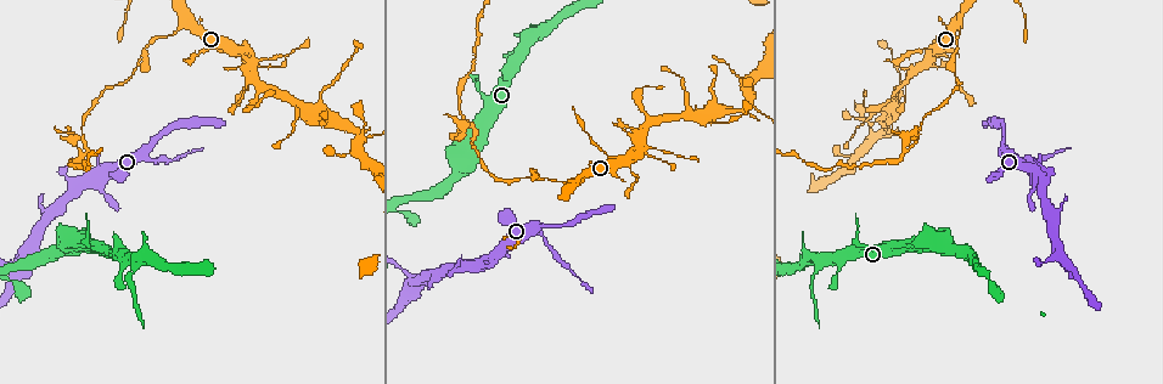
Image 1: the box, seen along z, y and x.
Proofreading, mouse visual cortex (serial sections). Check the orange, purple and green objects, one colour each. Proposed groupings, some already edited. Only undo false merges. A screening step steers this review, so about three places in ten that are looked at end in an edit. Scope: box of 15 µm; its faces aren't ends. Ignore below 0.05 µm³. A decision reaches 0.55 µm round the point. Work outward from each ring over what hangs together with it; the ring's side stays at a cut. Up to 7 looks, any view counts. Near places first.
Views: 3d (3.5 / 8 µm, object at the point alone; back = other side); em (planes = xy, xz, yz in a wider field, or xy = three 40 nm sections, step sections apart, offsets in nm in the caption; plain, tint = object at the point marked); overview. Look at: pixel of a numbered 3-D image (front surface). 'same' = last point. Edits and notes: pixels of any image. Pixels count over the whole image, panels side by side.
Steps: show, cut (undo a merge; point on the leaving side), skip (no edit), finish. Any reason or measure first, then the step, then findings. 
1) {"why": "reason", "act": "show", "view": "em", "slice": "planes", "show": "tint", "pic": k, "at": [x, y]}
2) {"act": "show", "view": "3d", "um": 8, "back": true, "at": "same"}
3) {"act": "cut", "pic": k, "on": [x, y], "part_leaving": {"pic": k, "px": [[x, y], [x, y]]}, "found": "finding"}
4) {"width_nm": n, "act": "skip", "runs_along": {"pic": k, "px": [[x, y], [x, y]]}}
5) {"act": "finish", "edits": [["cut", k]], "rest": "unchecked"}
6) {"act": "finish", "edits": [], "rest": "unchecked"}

{"why": "four or more arms meet", "act": "show", "view": "3d", "um": 3.5, "back": true, "pic": 1, "at": [627, 162]}

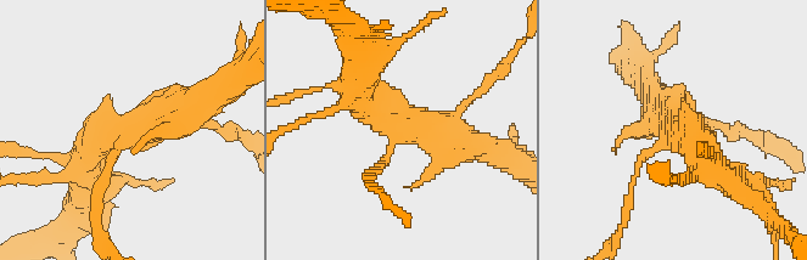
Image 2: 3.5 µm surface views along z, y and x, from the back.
{"why": "need the tissue", "act": "show", "view": "em", "slice": "xy", "step": 5, "show": "tint", "pic": 2, "at": [136, 130]}

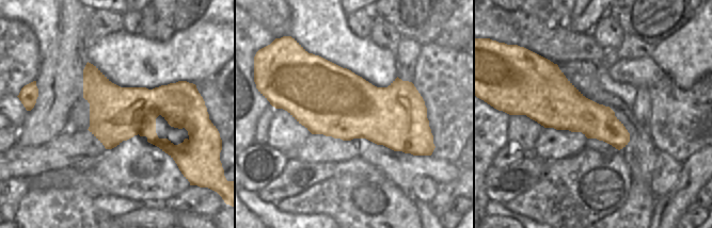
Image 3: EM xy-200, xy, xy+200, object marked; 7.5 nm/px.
{"act": "skip", "found": "one cell here"}

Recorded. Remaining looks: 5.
{"why": "three arms meet", "act": "show", "view": "3d", "um": 3.5, "back": true, "pic": 1, "at": [957, 26]}

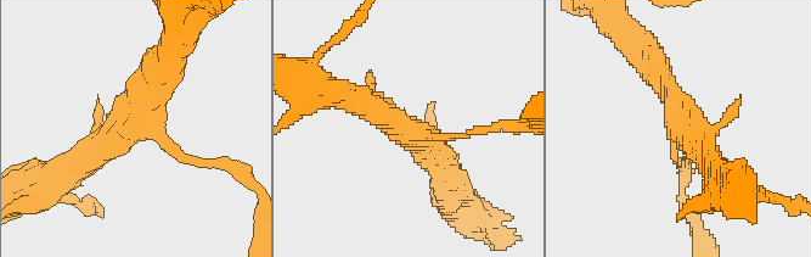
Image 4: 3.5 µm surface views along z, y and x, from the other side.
{"why": "need the tissue", "act": "show", "view": "em", "slice": "xy", "step": 3, "show": "tint", "pic": 4, "at": [133, 127]}

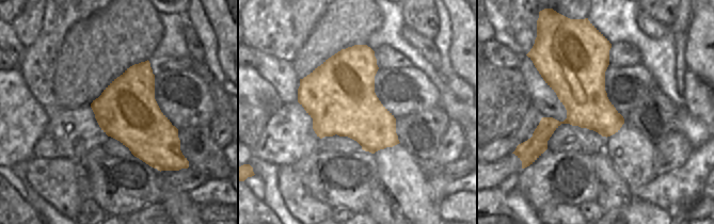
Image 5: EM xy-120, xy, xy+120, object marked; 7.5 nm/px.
{"act": "cut", "pic": 4, "on": [204, 162], "part_leaving": {"pic": 4, "px": [[163, 143], [175, 155], [227, 162], [253, 188]]}, "found": "two cells meet here"}

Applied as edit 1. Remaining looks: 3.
{"why": "redraw", "act": "show", "view": "overview"}

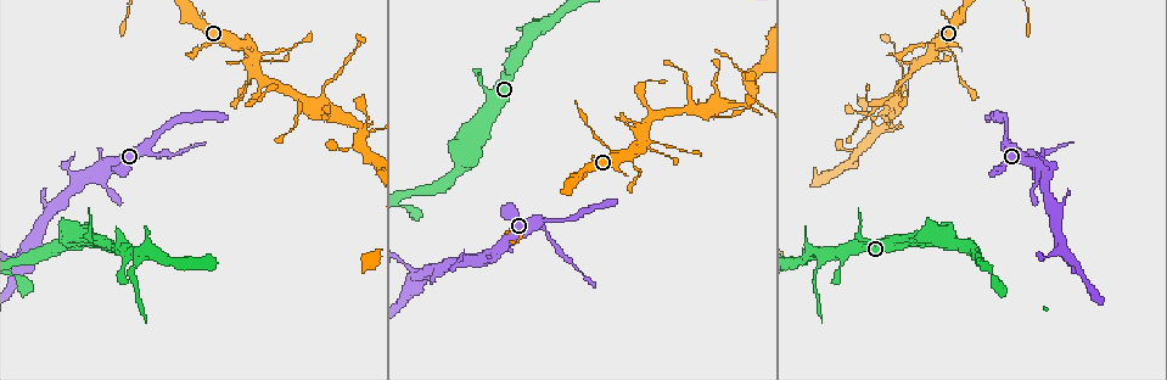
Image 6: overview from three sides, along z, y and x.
{"why": "three arms meet", "act": "show", "view": "3d", "um": 3.5, "pic": 6, "at": [826, 251]}

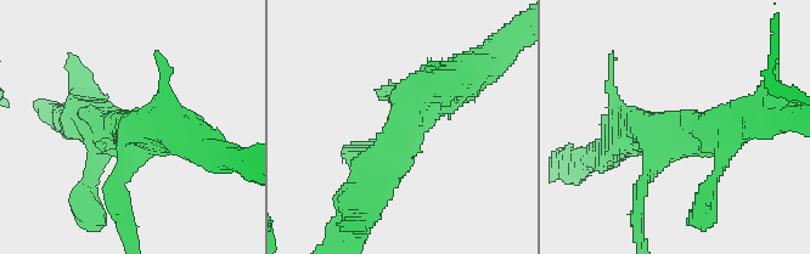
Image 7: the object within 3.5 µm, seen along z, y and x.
{"arms": 3, "arm_widths_nm": [100, 450, 500], "why": "now the EM", "act": "show", "view": "em", "slice": "xy", "step": 5, "show": "tint", "pic": 7, "at": [401, 128]}

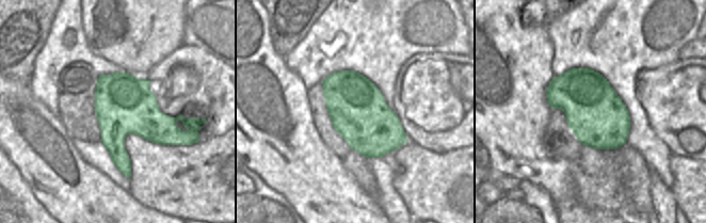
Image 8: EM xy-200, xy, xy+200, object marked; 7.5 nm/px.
{"act": "skip", "runs_along": {"pic": 7, "px": [[364, 196], [409, 102], [457, 78]]}, "found": "one cell here"}

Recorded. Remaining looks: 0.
{"act": "finish", "edits": [["cut", 4]], "rest": "unchecked"}

